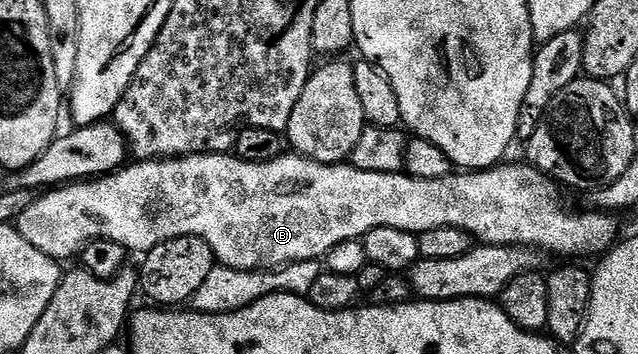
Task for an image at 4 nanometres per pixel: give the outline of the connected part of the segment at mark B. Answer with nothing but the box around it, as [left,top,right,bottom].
[16,152,619,272]

